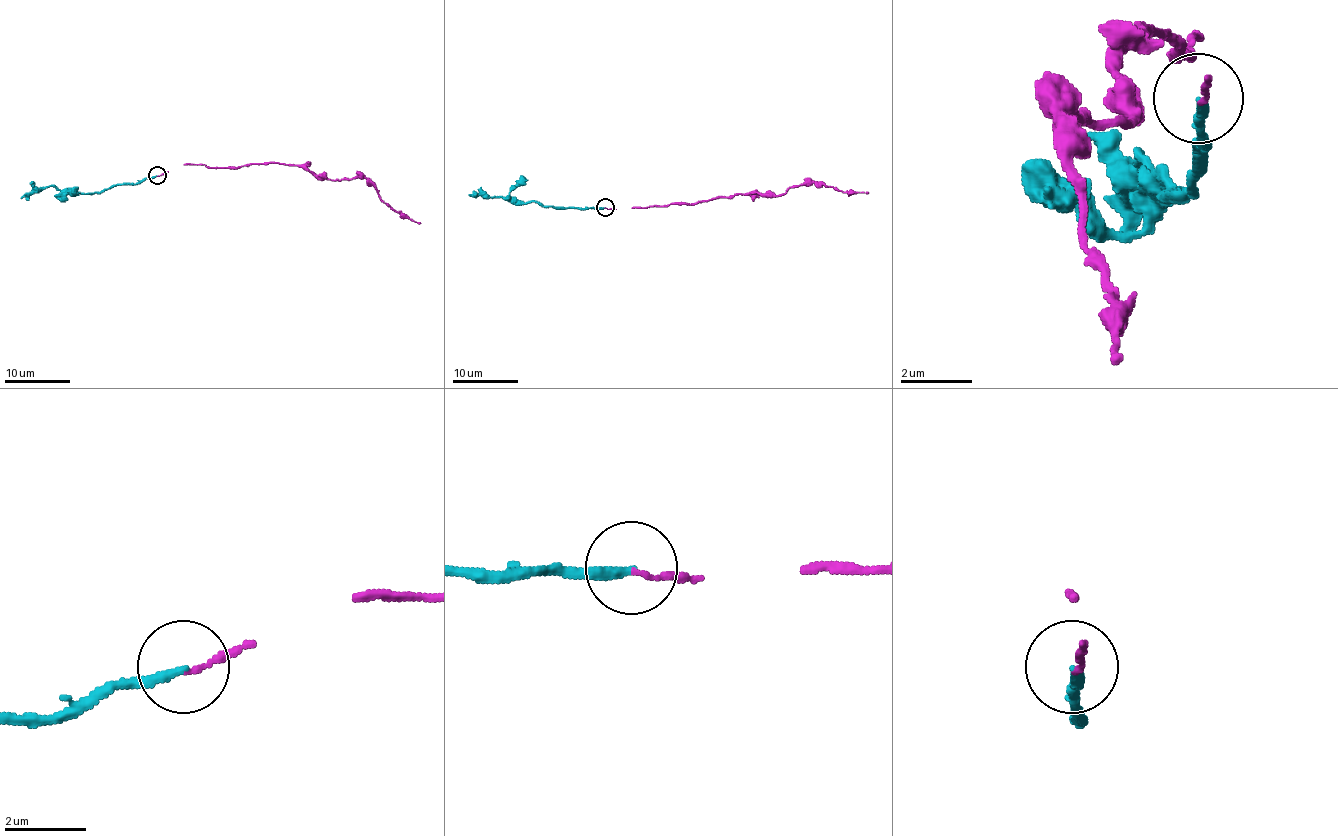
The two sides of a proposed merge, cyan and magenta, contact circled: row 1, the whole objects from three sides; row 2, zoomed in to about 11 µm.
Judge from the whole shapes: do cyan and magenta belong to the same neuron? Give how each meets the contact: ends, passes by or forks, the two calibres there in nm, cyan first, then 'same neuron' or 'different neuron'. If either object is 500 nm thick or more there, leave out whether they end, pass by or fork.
cyan ends; magenta ends; calibres 240 and 100 nm; different neuron

